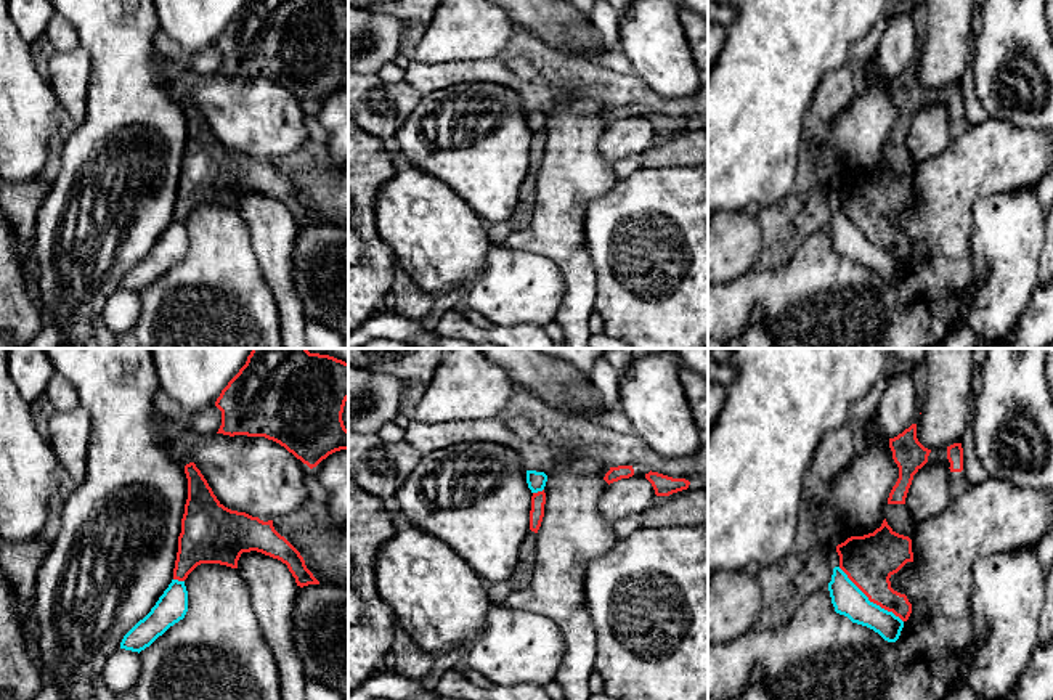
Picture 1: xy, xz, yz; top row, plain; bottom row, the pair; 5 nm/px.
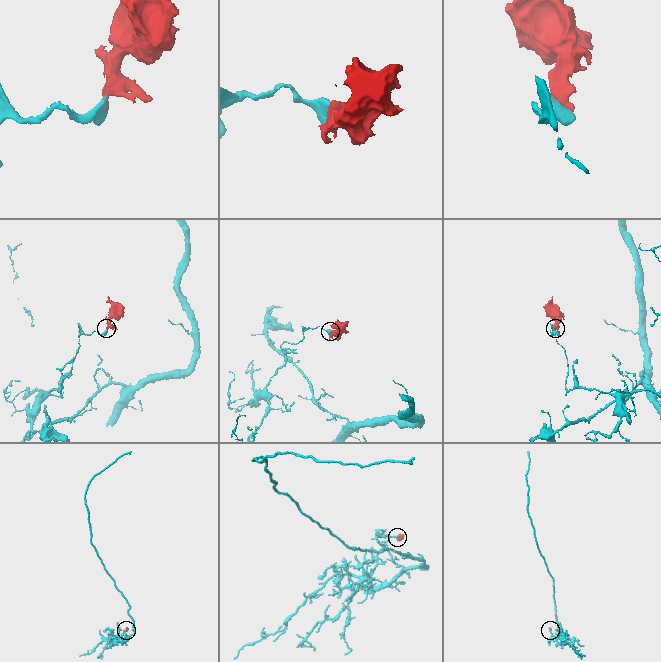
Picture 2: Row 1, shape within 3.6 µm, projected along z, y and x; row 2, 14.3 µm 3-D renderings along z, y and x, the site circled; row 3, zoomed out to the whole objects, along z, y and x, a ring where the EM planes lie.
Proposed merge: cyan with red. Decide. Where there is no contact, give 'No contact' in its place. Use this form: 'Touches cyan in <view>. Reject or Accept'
Touches cyan in yz. Reject

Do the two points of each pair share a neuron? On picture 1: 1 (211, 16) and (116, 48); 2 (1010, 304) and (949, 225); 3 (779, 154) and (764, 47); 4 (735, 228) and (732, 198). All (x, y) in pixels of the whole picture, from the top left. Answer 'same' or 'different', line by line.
1: different
2: different
3: same
4: different

